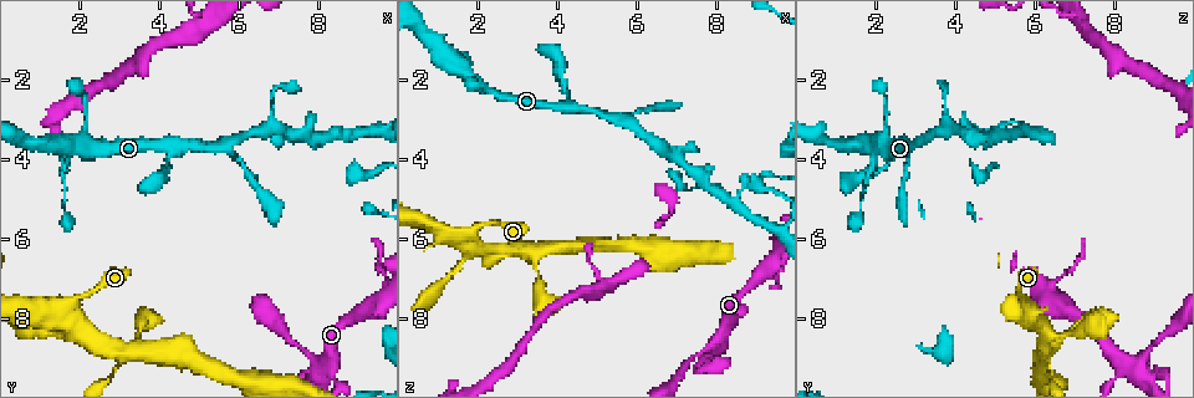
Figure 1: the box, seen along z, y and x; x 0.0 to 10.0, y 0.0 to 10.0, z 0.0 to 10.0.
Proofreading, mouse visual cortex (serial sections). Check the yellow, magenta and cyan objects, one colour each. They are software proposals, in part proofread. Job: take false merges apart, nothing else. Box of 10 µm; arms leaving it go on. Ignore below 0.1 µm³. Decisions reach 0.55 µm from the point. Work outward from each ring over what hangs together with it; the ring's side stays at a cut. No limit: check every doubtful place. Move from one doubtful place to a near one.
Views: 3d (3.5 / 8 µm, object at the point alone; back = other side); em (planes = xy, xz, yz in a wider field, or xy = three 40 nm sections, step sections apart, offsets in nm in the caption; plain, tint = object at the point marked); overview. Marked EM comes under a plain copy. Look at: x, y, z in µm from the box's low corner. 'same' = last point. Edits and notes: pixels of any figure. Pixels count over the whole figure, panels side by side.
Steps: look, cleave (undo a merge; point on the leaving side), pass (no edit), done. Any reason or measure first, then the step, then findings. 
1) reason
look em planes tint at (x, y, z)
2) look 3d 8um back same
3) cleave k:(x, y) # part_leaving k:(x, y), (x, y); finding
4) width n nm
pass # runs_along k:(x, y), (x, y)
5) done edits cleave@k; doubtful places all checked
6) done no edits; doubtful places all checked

a narrow waist
look 3d 3.5um at (3.40, 8.75, 6.30)

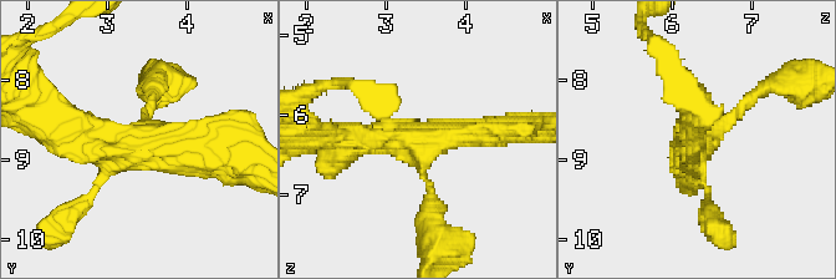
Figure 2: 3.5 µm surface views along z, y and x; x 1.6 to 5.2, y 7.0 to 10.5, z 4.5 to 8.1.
pass # runs_along 2:(69, 117), (103, 147), (225, 147); continuous, no second cell

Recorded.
look 3d 3.5um at (8.30, 9.15, 8.35)

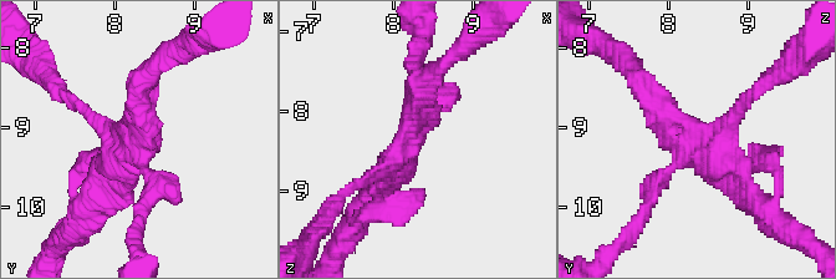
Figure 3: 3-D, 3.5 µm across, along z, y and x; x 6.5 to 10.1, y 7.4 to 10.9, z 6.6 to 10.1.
need the tissue
look em xy step 5 tint at (8.25, 9.20, 8.35)

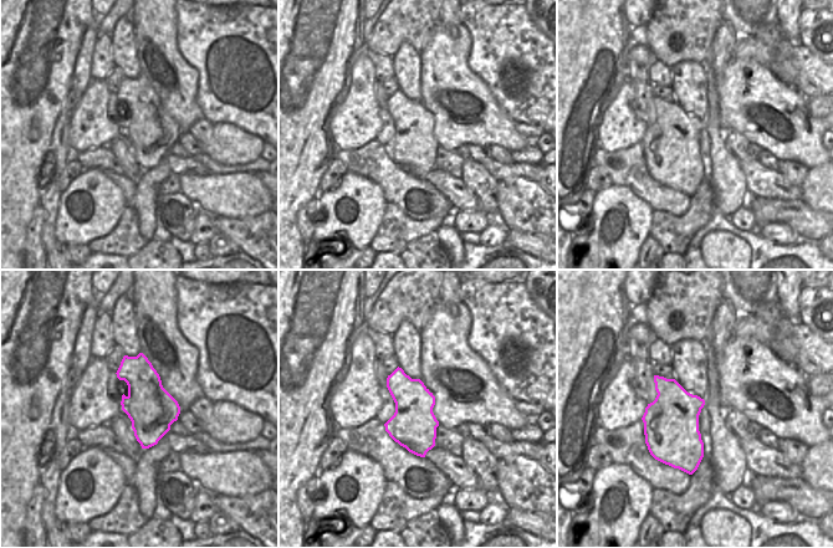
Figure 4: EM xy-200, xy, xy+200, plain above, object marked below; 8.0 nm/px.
another direction
look em xy step 1 tint same

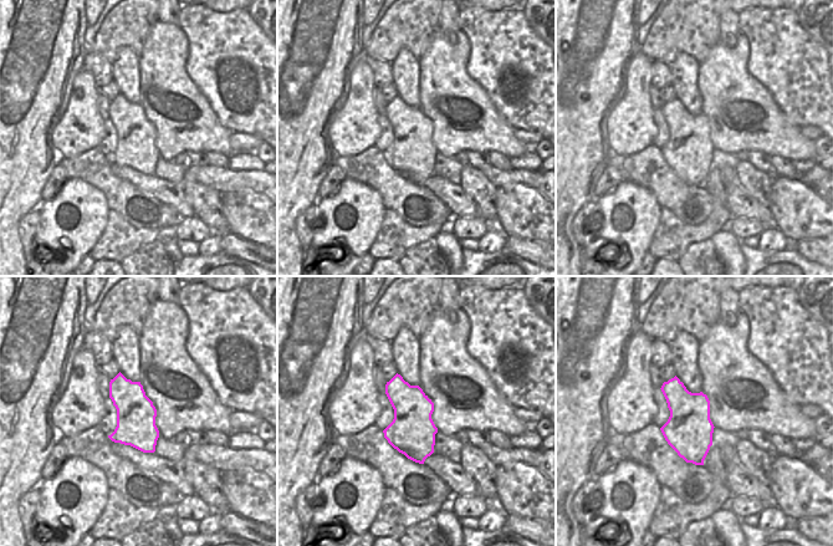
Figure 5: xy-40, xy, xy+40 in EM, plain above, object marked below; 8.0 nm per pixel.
pass # runs_along 3:(419, 84), (412, 141), (358, 183); one cell here

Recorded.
thick turns thin
look 3d 3.5um at (5.20, 3.75, 2.95)

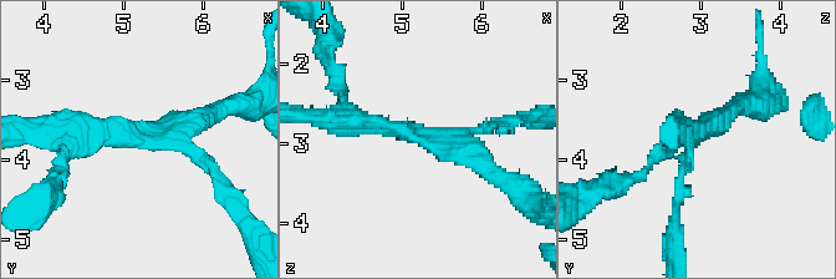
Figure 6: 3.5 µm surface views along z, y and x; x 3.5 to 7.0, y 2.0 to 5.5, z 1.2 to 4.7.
arms 3; arm_widths 100, 300, 300 nm
look em xy step 3 tint at (5.25, 3.70, 2.95)

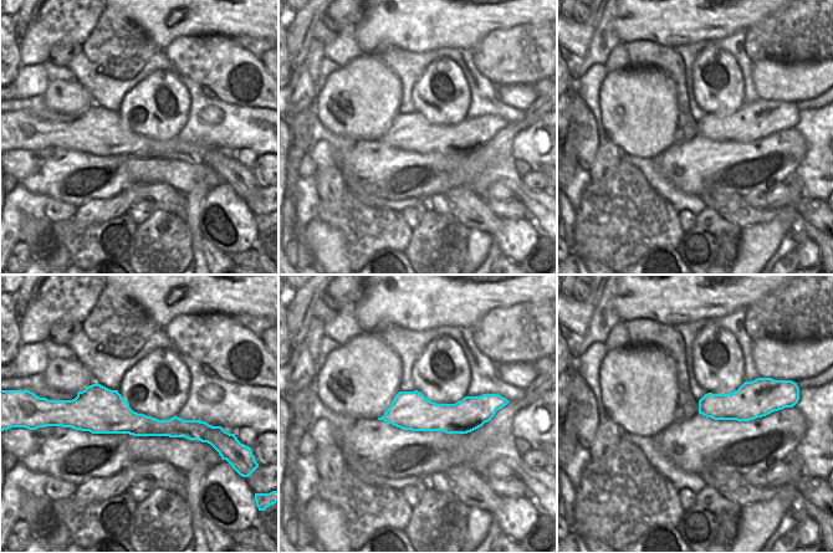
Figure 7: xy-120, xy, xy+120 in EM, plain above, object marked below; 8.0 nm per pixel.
pass # runs_along 6:(339, 122), (403, 128), (490, 170); all the same cell

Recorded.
done no edits; doubtful places all checked

